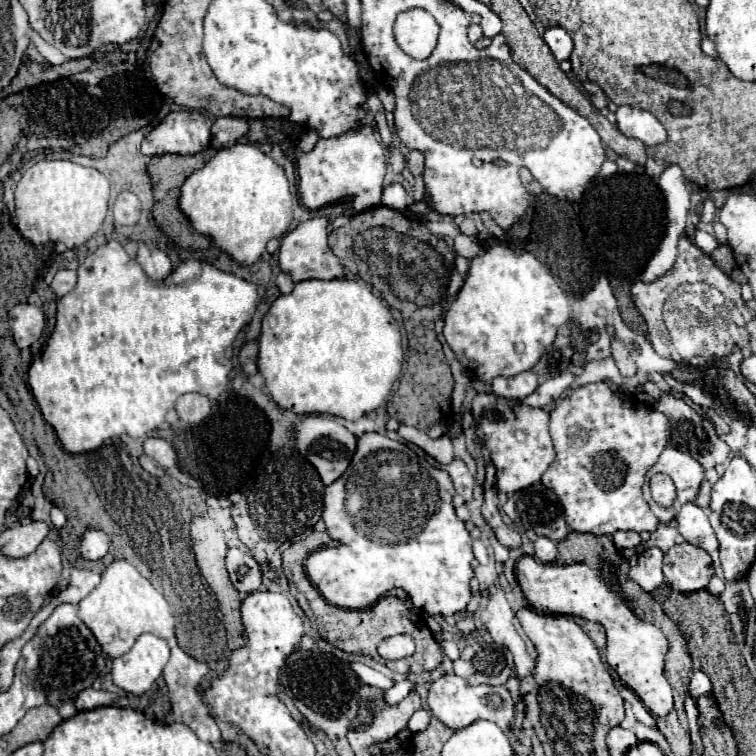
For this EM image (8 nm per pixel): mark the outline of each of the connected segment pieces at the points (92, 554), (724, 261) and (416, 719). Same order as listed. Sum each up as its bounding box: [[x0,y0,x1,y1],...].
[[80,529,110,561],[710,245,736,273],[408,709,432,733]]

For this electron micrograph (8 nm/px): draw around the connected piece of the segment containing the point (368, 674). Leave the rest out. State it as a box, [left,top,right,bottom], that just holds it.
[350,662,394,690]

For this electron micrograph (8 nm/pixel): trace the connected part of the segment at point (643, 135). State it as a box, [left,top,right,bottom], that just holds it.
[616,105,666,145]

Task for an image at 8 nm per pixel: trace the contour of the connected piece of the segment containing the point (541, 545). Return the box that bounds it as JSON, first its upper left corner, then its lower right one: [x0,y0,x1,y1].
[534,537,556,563]

